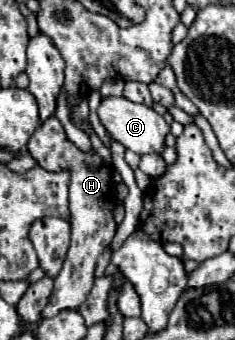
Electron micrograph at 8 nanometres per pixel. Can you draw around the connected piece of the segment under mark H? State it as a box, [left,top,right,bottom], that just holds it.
[27,115,117,317]

